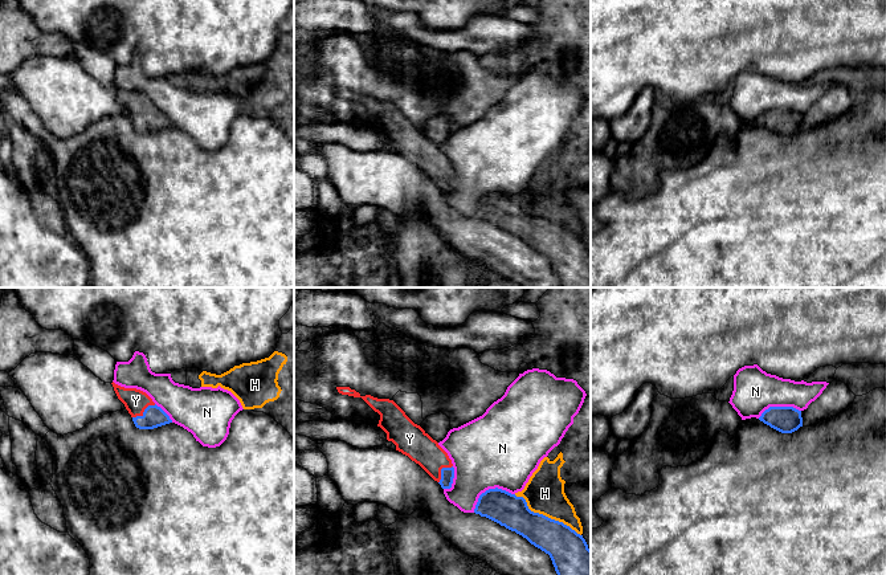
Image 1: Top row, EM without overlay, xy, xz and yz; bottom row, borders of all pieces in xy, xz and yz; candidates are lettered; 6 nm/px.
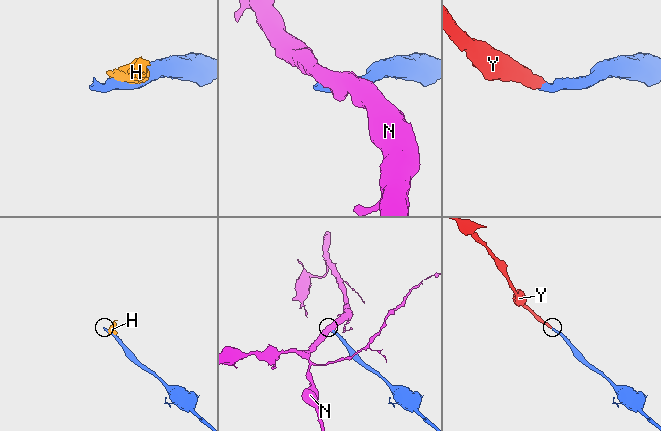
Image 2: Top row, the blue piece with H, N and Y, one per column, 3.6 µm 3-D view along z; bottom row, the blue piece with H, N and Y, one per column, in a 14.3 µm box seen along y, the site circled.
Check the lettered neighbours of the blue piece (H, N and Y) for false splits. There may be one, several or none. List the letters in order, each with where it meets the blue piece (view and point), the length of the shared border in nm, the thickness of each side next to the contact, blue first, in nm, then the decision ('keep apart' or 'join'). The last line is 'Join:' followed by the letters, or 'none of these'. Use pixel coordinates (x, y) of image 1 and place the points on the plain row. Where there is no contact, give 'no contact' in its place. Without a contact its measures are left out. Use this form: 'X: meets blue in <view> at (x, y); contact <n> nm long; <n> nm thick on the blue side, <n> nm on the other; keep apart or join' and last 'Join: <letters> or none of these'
H: meets blue in xz at (544, 219); contact 480 nm long; 240 nm thick on the blue side, 240 nm on the other; keep apart
N: meets blue in xz at (489, 192); contact 280 nm long; 200 nm thick on the blue side, 460 nm on the other; keep apart
Y: meets blue in xy at (145, 114); contact 170 nm long; 140 nm thick on the blue side, 140 nm on the other; join
Join: Y

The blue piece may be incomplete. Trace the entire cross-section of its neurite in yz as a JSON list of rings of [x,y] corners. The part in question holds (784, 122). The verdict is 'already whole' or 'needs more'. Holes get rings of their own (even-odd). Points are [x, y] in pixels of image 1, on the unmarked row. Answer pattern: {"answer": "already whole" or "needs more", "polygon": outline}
{"answer": "already whole", "polygon": [[[769,110],[759,123],[781,136],[792,136],[803,130],[801,114],[793,110]]]}

